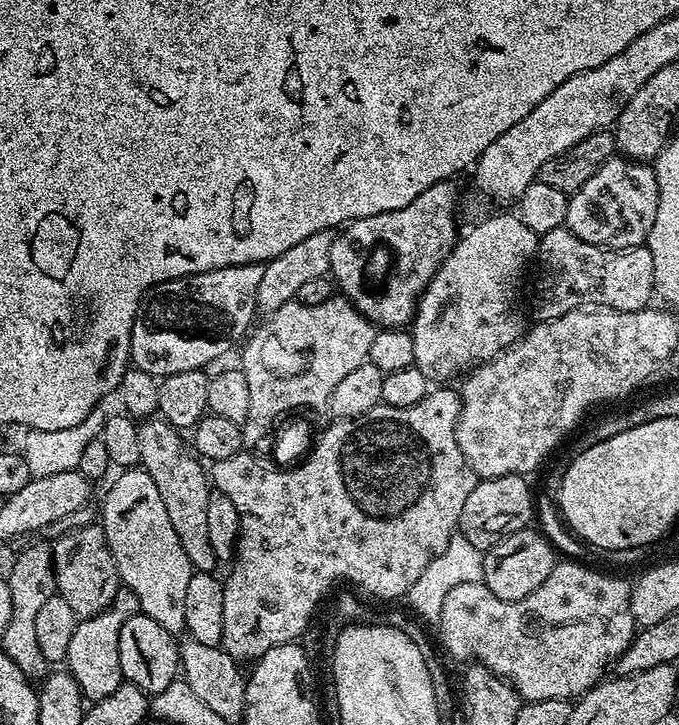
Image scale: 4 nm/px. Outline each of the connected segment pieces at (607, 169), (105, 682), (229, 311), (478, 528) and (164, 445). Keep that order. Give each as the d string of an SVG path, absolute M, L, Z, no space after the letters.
M619 154L613 155L589 178L582 190L571 193L566 210L566 227L571 230L582 242L590 242L599 248L626 248L641 247L647 241L650 230L654 226L654 218L658 214L658 173L647 163L638 160L629 160Z
M122 586L118 590L114 602L105 612L81 619L77 623L74 630L74 638L70 638L70 650L68 651L66 668L78 682L80 691L84 693L85 697L99 698L106 694L114 694L114 690L118 690L118 686L122 682L122 666L118 662L118 634L120 633L120 625L126 623L128 619L139 612L140 599L138 598L138 594L134 594L134 590Z
M243 264L199 272L156 285L145 295L132 323L131 363L157 378L182 374L182 370L207 369L208 364L214 363L219 356L224 356L231 350L235 340L243 341L249 335L253 327L252 319L258 316L256 295L262 282L263 270L264 264Z
M499 476L489 480L477 479L474 490L462 505L458 532L476 548L487 550L503 536L529 527L532 521L532 488L524 476Z
M159 418L145 419L138 427L140 464L147 479L158 486L158 494L162 494L171 525L174 526L174 531L182 542L182 550L186 550L186 558L190 558L193 569L197 572L215 573L218 561L210 546L206 519L206 505L210 503L210 494L214 489L205 465L190 451L185 437L183 440L180 436L183 436L181 429L170 426L170 422Z

